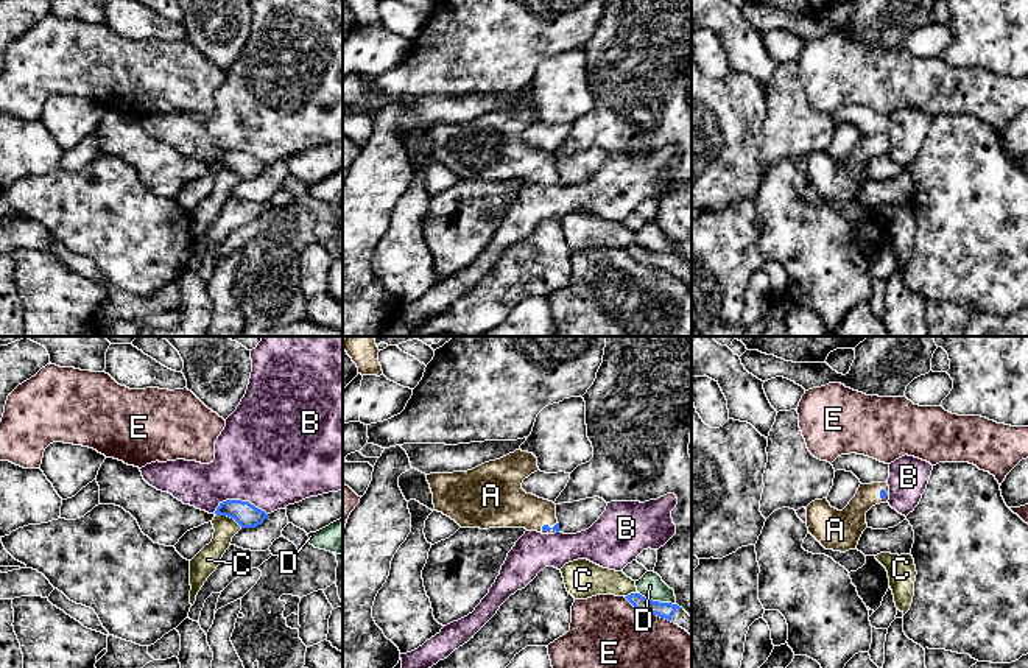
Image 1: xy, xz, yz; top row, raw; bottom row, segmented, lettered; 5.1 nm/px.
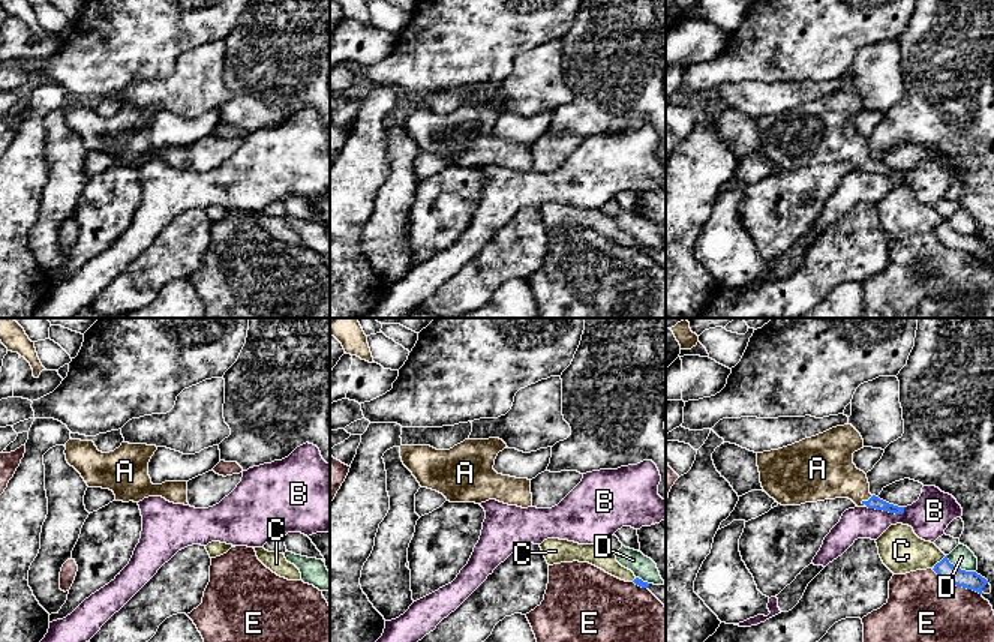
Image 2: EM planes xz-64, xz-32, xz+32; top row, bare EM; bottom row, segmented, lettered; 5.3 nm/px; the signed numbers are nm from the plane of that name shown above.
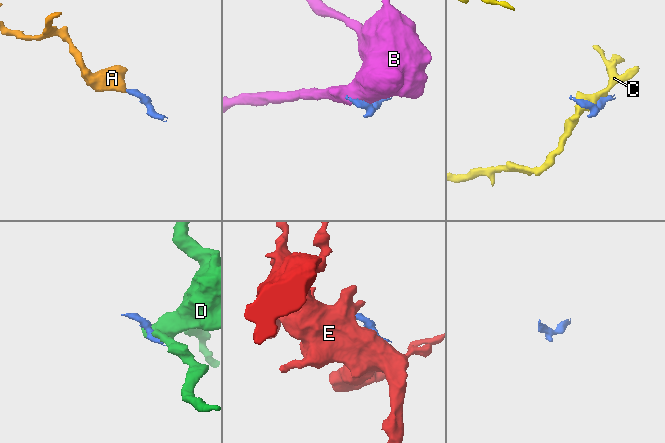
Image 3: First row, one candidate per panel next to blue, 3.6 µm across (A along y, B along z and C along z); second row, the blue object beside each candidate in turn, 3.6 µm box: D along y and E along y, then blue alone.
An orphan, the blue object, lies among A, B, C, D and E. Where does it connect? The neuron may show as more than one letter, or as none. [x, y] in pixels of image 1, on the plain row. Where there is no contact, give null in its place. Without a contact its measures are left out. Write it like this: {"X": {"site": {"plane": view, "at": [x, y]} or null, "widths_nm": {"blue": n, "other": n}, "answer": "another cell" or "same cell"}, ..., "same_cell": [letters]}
{"A": {"site": {"plane": "xz", "at": [549, 181]}, "widths_nm": {"blue": 30, "other": 220}, "answer": "same cell"}, "B": {"site": {"plane": "xy", "at": [240, 151]}, "widths_nm": {"blue": 120, "other": 480}, "answer": "another cell"}, "C": {"site": {"plane": "xy", "at": [229, 167]}, "widths_nm": {"blue": 120, "other": 120}, "answer": "another cell"}, "D": {"site": {"plane": "xz", "at": [658, 253]}, "widths_nm": {"blue": 80, "other": 130}, "answer": "another cell"}, "E": {"site": {"plane": "xz", "at": [648, 263]}, "widths_nm": {"blue": 80, "other": 480}, "answer": "another cell"}, "same_cell": ["A"]}

